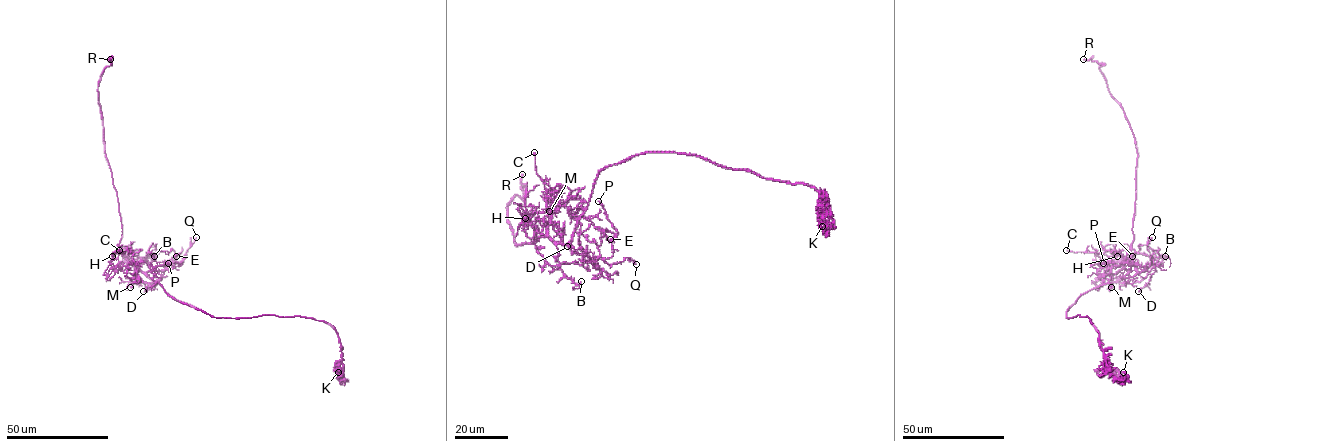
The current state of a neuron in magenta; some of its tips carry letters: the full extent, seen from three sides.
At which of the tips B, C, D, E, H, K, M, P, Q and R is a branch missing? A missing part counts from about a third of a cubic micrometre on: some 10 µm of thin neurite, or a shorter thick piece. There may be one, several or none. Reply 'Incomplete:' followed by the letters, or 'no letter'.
Incomplete: R

